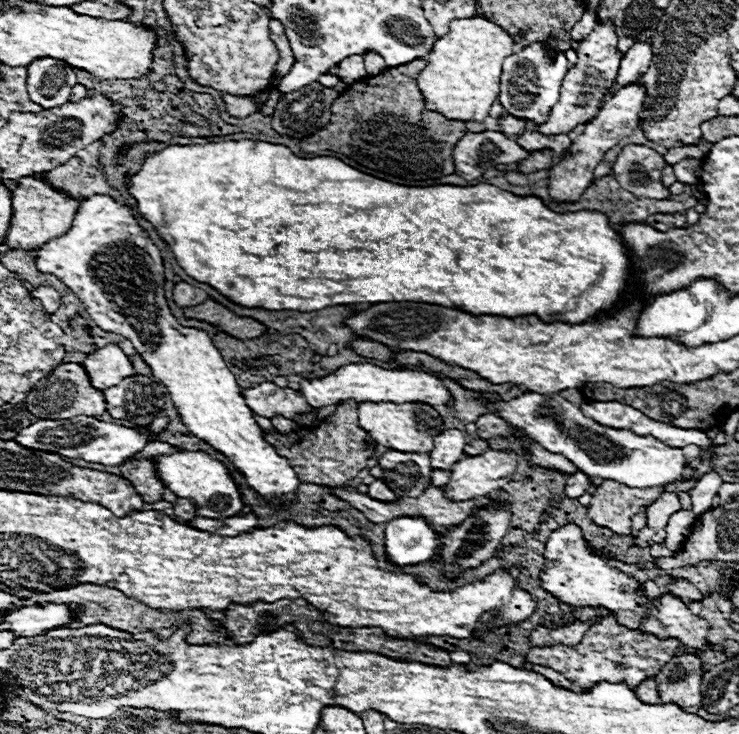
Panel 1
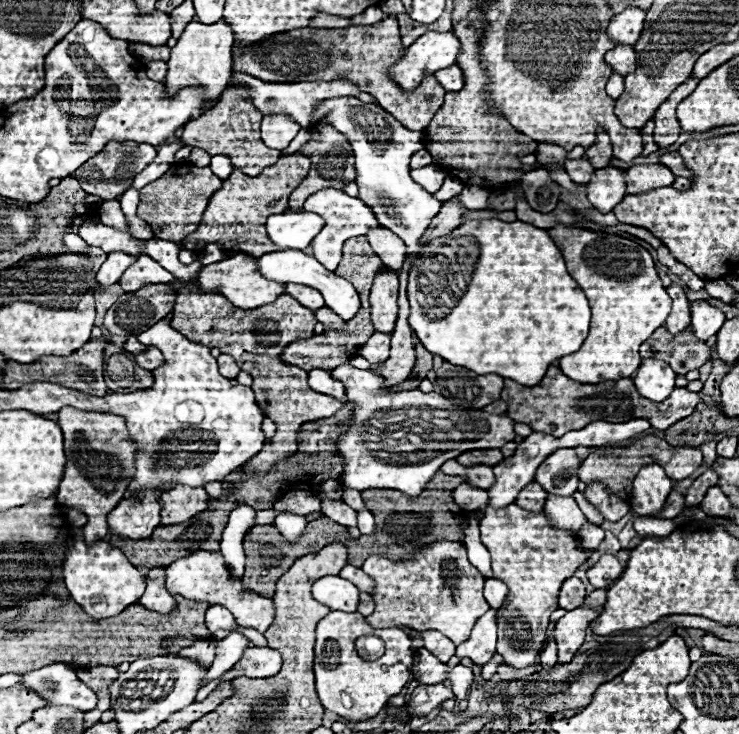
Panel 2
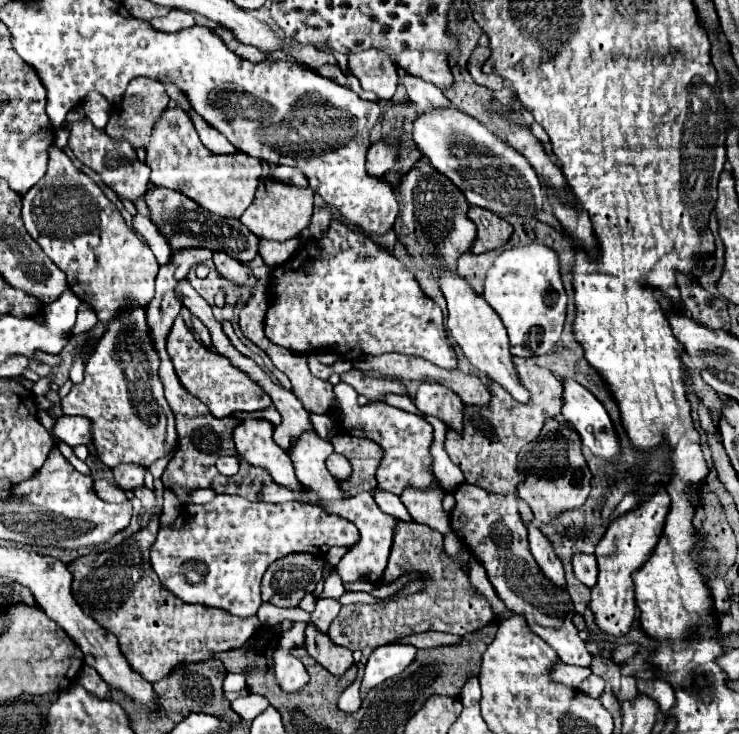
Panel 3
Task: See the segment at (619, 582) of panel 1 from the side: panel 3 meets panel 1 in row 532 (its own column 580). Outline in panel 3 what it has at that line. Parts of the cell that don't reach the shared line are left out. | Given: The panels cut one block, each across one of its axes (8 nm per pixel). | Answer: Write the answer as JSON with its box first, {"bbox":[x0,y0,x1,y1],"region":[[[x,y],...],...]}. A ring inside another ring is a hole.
{"bbox":[572,552,598,588],"region":[[[576,552],[576,556],[572,556],[572,570],[574,570],[574,576],[582,584],[586,584],[588,588],[592,588],[596,584],[596,576],[598,576],[596,556],[584,554],[584,552]]]}

